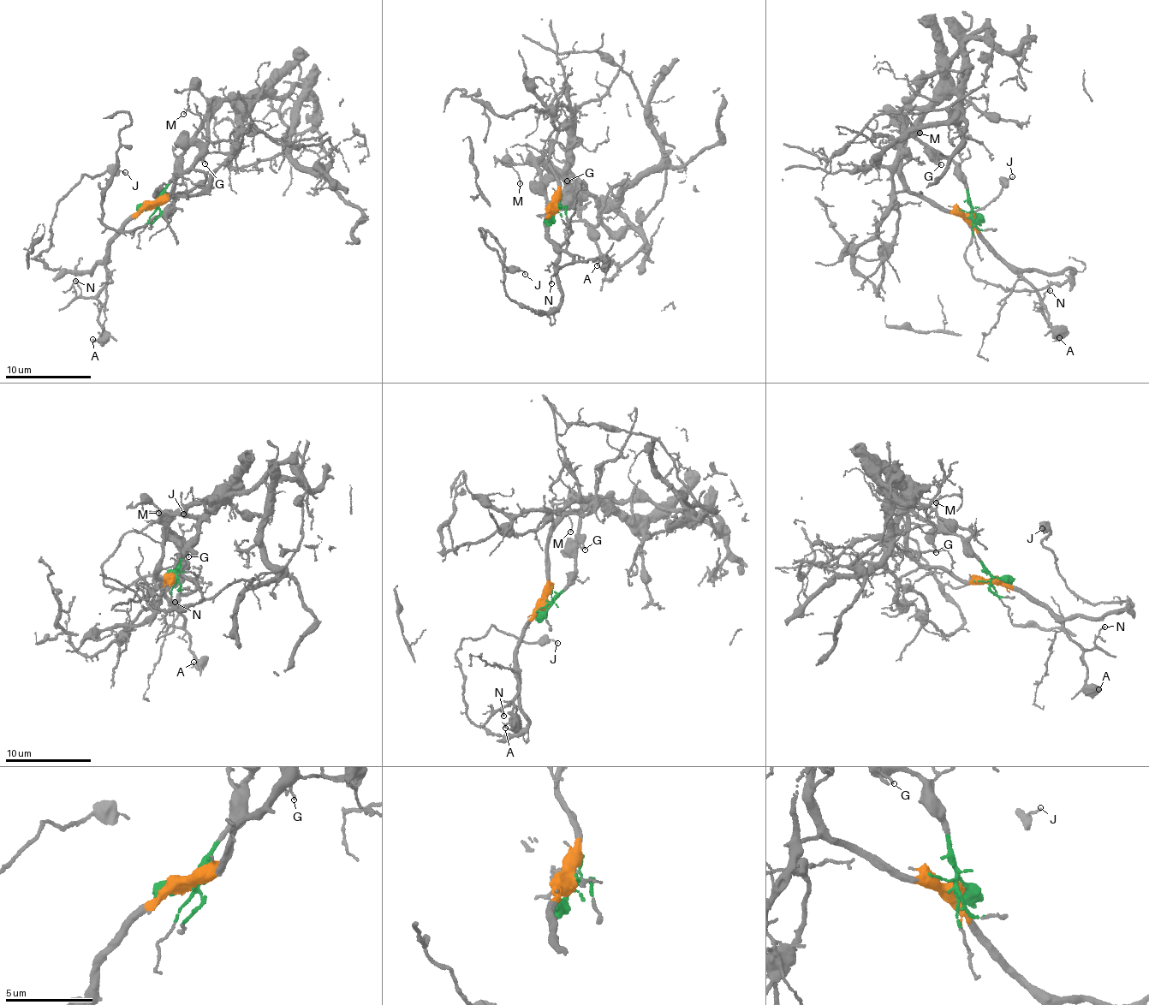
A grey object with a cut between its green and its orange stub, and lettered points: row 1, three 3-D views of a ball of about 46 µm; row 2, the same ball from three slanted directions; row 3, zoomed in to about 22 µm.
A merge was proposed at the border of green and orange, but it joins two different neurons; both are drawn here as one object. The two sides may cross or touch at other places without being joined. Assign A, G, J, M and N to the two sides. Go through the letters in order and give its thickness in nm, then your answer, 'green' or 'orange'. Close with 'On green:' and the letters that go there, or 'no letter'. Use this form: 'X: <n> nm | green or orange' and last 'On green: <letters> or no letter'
A: 240 nm | orange
G: 110 nm | green
J: 90 nm | orange
M: 100 nm | green
N: 130 nm | orange
On green: G, M

